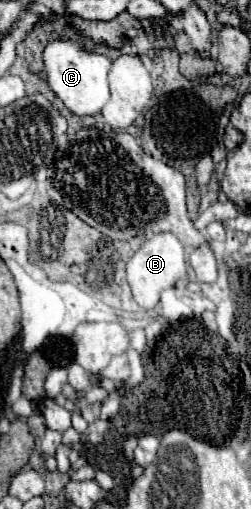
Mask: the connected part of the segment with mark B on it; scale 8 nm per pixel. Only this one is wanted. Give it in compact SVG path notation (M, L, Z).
M157 233L151 239L147 239L127 263L127 281L131 285L135 301L143 309L153 309L159 303L159 297L165 289L173 287L179 279L187 279L187 277L189 277L189 269L185 259L185 247L171 233Z

